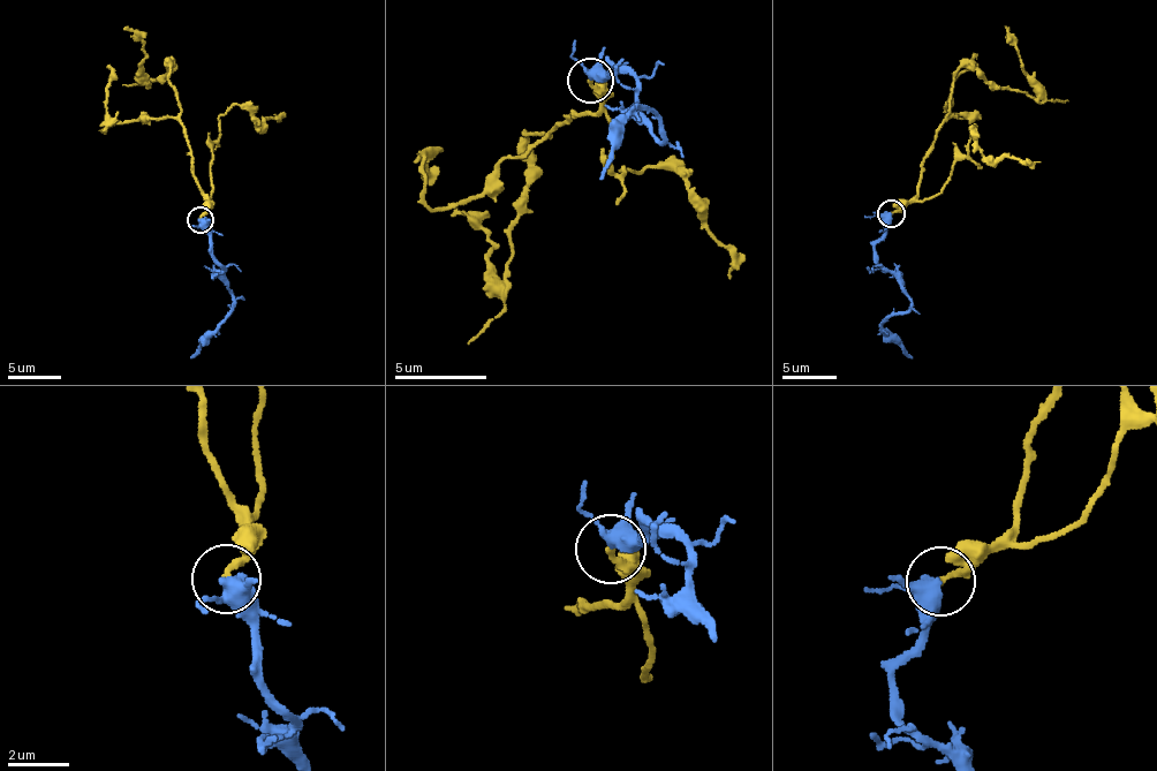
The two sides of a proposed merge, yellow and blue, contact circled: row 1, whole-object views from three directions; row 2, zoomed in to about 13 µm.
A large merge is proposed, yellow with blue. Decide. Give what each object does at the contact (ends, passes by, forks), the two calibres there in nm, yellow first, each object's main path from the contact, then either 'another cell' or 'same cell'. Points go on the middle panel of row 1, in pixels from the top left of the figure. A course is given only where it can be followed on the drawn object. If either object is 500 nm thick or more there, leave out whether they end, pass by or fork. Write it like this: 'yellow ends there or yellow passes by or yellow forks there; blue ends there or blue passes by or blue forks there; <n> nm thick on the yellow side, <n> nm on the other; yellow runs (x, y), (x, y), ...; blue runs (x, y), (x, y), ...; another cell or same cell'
yellow ends there; blue forks there; 200 nm thick on the yellow side, 400 nm on the other; yellow runs (591, 81), (598, 110), (547, 136), (524, 131), (530, 187), (497, 281), (485, 235), (451, 216); blue runs (591, 76), (614, 63), (625, 67), (637, 111), (658, 141), (664, 136), (648, 110), (636, 111), (600, 180); another cell

